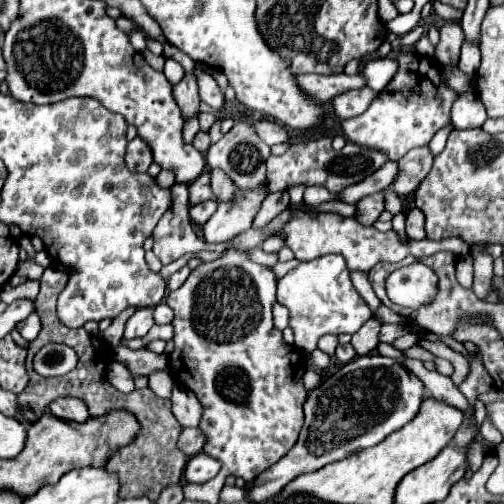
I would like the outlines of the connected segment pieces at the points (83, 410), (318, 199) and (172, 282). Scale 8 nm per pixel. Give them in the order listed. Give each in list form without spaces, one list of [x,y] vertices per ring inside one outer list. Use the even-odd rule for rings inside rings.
[[[60,396],[52,400],[48,404],[48,412],[60,420],[72,420],[72,422],[84,422],[90,416],[86,402],[74,396]]]
[[[306,188],[306,192],[304,192],[306,204],[322,204],[326,200],[332,200],[332,198],[334,198],[334,194],[326,192],[324,188]]]
[[[188,266],[180,268],[178,272],[174,272],[174,274],[168,278],[168,290],[178,290],[178,288],[184,284],[184,280],[188,278],[188,274],[190,274],[190,268],[188,268]]]

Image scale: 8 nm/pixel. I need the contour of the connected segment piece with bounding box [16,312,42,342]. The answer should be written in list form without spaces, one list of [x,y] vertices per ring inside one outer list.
[[[34,312],[34,314],[30,314],[26,320],[22,320],[16,328],[18,328],[18,330],[20,330],[20,334],[30,342],[30,340],[34,340],[34,338],[38,336],[38,332],[40,332],[42,324],[40,324],[40,318],[36,316],[36,312]]]

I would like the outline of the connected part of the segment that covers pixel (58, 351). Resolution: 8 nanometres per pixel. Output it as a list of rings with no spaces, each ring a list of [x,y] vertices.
[[[46,344],[34,356],[34,370],[40,376],[64,376],[78,364],[78,354],[66,344]]]

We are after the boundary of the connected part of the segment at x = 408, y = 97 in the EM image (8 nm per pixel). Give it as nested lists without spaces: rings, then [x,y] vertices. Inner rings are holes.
[[[414,48],[400,50],[394,60],[398,62],[398,70],[390,84],[372,100],[364,114],[340,124],[352,144],[382,150],[390,160],[400,160],[408,150],[428,146],[440,128],[452,124],[450,110],[460,94],[448,86],[438,60],[420,56]]]

